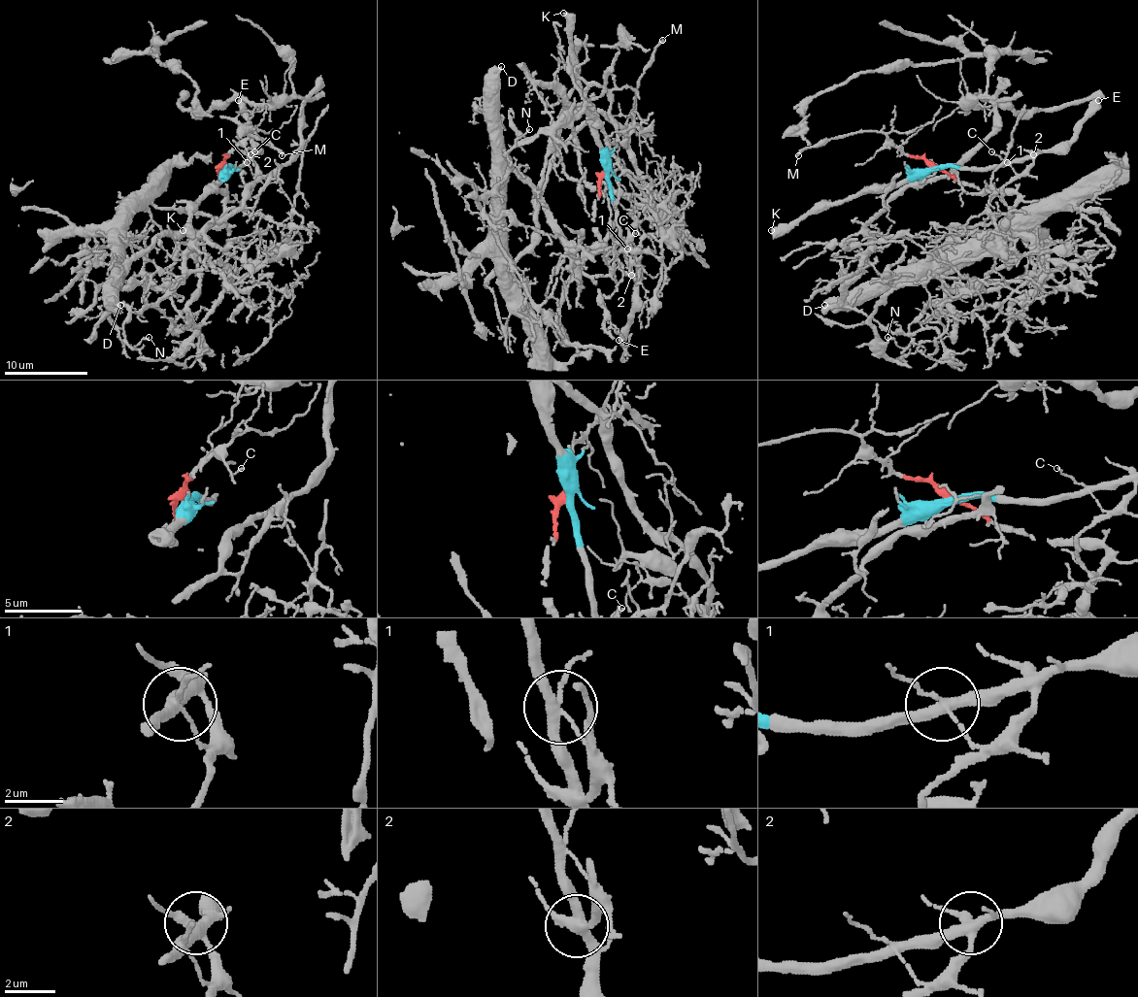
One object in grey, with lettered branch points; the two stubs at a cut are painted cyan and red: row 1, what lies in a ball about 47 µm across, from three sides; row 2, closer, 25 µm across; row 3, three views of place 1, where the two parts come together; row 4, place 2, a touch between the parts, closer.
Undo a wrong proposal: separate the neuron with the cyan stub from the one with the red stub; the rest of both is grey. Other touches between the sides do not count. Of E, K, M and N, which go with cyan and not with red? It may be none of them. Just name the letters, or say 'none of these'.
E, K

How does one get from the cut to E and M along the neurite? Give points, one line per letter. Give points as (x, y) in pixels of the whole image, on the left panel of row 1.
E: (225, 168), (236, 168), (252, 151), (251, 120), (238, 100)
M: (225, 168), (225, 157), (252, 131), (282, 155)

